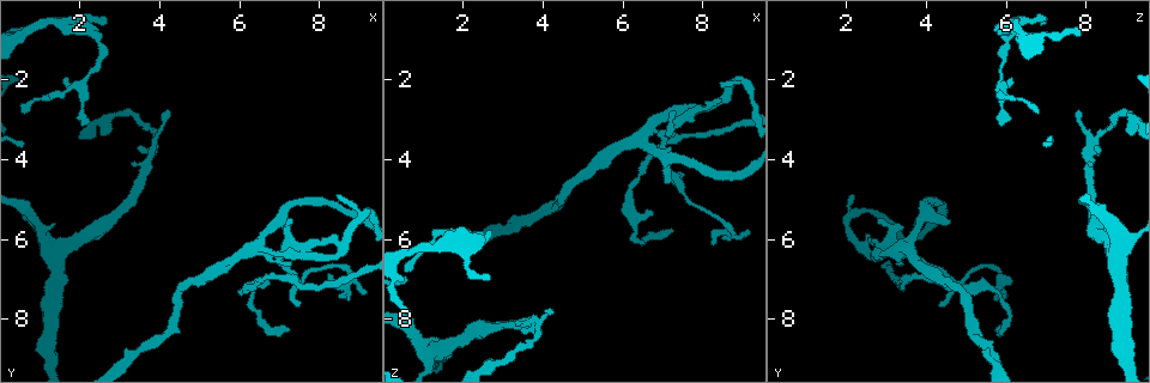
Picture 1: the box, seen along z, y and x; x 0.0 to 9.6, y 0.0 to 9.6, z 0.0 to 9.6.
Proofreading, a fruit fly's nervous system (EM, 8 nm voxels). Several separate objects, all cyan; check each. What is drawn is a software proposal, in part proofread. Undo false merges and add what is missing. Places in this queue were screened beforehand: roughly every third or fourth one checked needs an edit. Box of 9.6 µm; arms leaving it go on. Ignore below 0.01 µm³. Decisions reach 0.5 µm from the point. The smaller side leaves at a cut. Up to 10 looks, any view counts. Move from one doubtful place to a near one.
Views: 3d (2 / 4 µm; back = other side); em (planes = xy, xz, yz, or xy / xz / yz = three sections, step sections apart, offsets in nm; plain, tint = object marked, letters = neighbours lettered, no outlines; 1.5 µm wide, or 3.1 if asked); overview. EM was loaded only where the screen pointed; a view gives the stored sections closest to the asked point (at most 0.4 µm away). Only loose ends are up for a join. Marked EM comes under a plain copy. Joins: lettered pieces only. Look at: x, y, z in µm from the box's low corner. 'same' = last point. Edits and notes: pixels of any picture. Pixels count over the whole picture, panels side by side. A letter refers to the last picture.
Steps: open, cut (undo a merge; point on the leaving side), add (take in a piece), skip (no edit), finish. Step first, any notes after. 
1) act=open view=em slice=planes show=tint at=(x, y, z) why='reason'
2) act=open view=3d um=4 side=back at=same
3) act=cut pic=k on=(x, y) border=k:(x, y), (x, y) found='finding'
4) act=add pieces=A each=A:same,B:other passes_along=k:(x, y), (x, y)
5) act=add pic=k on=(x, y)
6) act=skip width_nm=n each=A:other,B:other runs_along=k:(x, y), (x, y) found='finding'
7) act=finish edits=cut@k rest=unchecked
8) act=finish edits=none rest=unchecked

act=open view=3d um=2 at=(7.15, 5.60, 4.55) why='free end'

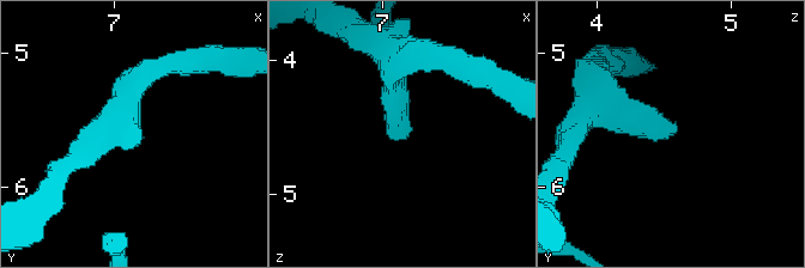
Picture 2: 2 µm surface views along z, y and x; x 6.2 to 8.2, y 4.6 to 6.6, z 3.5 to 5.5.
act=open view=em slice=yz step=8 show=tint at=(7.12, 5.58, 4.58) why='need the tissue'

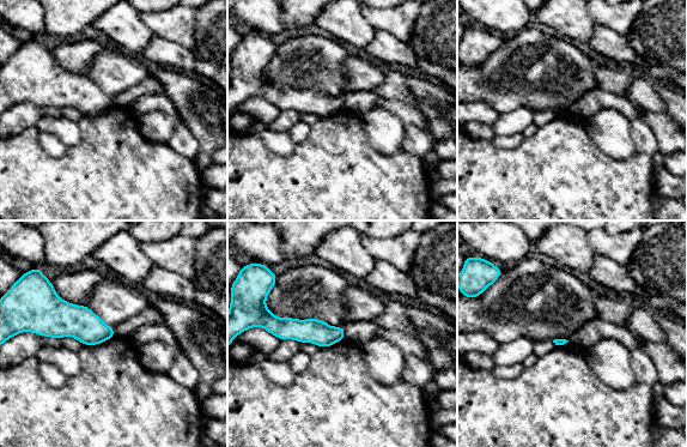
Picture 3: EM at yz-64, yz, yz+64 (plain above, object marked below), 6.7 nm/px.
act=open view=em slice=planes show=letters at=same why='cut it another way'

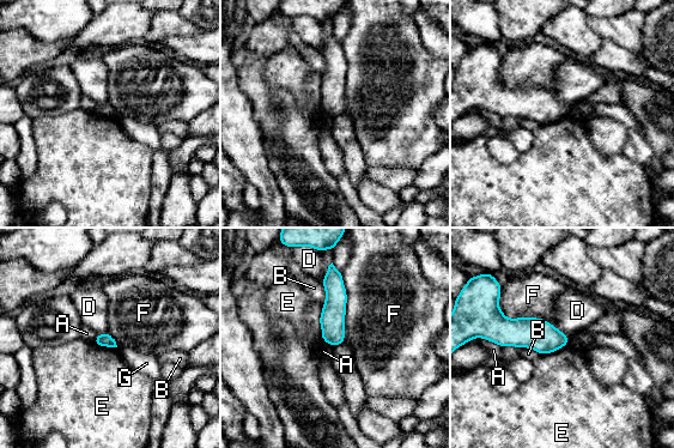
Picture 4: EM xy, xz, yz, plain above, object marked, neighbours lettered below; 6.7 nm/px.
act=skip each=A:other,B:other,D:other,E:other,F:other,G:other runs_along=4:(329, 271), (334, 286), (334, 343) found='no lettered piece goes on from it'

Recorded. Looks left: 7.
act=open view=em slice=planes show=letters at=(7.20, 8.30, 5.80) why='branch stops here'

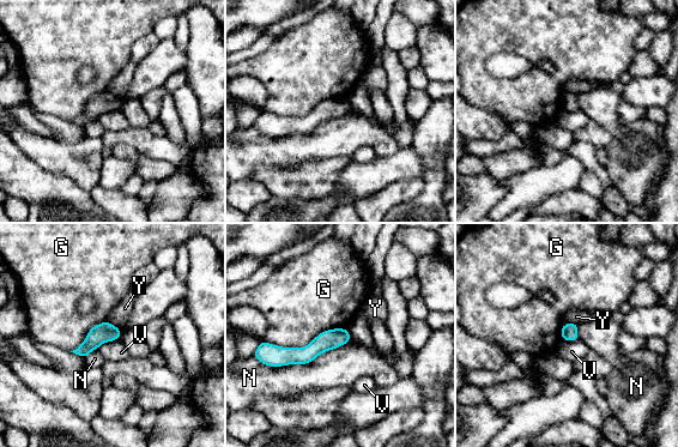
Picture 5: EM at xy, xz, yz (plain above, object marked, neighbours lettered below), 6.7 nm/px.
act=skip width_nm=120 each=G:other,N:other,V:other,Y:other runs_along=5:(347, 337), (307, 355), (272, 351) found='no lettered piece goes on from it'

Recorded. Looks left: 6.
act=open view=3d um=2 side=back at=(2.20, 3.10, 5.90) why='an open end'

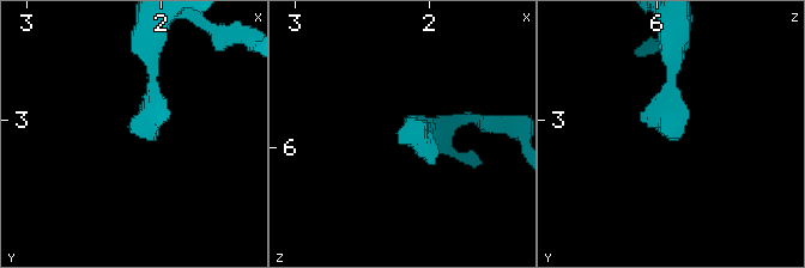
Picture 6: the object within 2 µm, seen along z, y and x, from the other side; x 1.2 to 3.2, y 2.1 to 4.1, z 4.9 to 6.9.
act=open view=em slice=planes show=tint at=(2.22, 3.10, 5.94) why='shape alone is not enough'

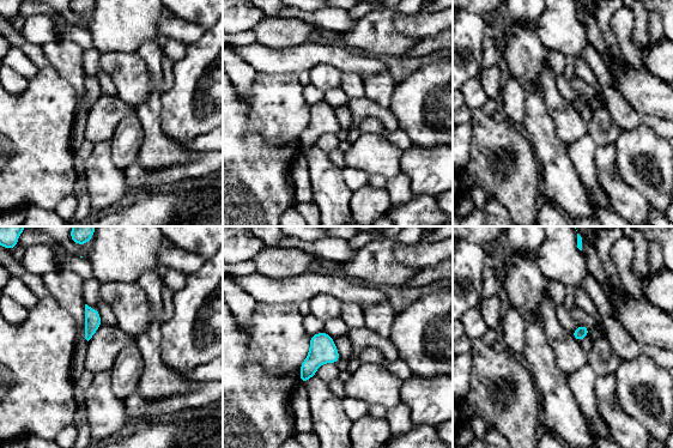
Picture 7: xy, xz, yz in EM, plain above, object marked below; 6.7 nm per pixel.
act=open view=em slice=planes show=letters at=same why='see the neighbours'

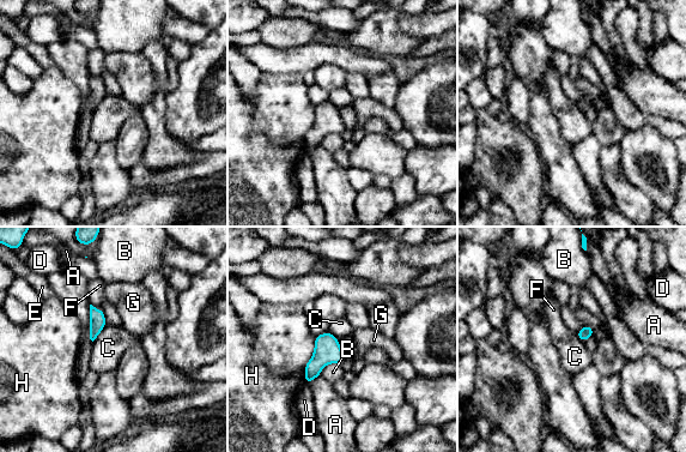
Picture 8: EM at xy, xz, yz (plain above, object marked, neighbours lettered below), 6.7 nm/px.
act=skip each=A:other,B:other,C:other,D:other,E:other,F:other,G:other,H:other border=8:(594, 331), (584, 342) found='none of them fits'

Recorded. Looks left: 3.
act=open view=em slice=planes show=letters at=(8.45, 6.45, 2.60) why='abrupt turn'

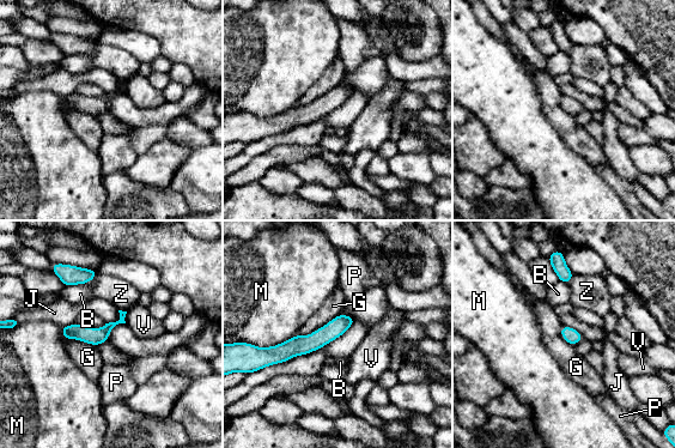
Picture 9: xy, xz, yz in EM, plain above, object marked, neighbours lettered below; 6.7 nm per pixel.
act=skip width_nm=100 each=B:other,G:other,J:other,M:other,P:other,V:other,Z:other runs_along=9:(350, 320), (311, 343), (268, 353) found='continuous, no second cell'

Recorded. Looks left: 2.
act=finish edits=none rest=unchecked

